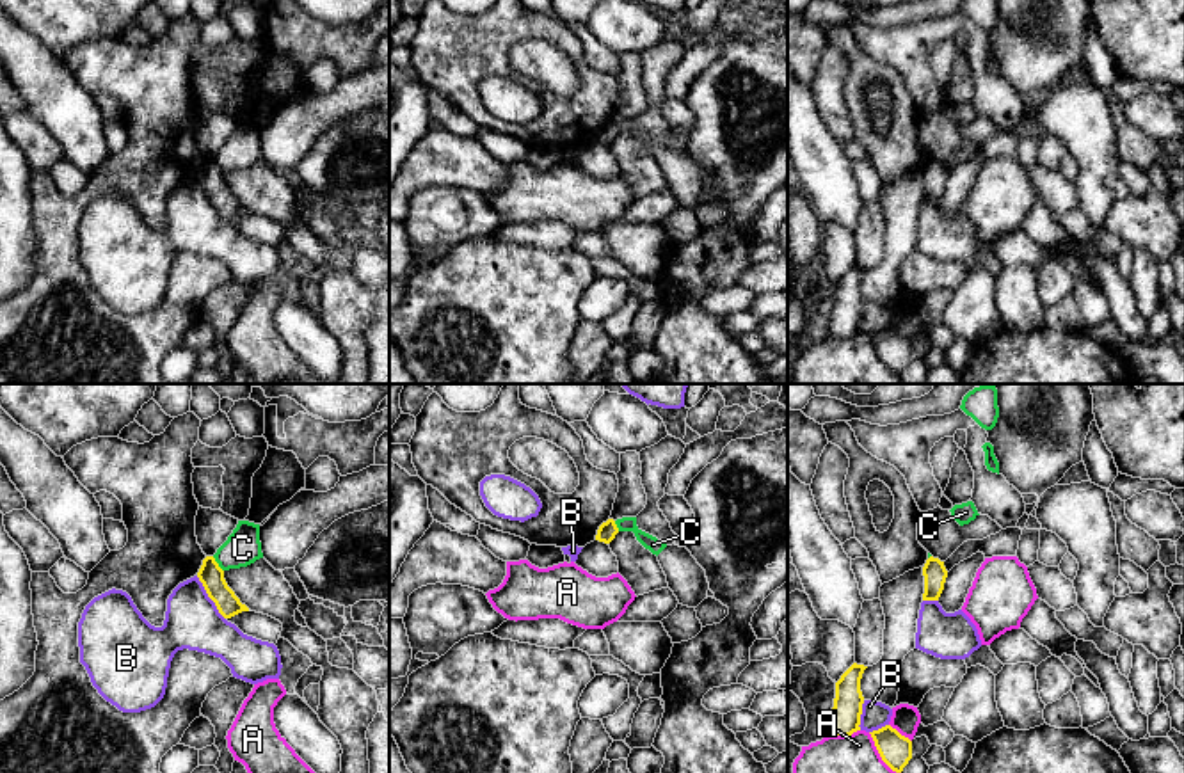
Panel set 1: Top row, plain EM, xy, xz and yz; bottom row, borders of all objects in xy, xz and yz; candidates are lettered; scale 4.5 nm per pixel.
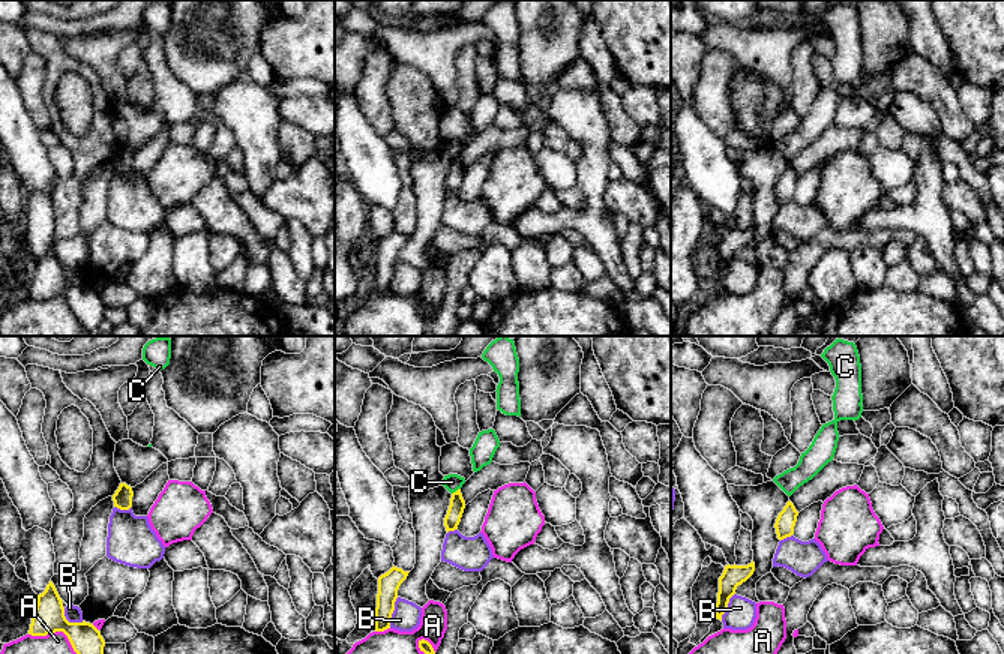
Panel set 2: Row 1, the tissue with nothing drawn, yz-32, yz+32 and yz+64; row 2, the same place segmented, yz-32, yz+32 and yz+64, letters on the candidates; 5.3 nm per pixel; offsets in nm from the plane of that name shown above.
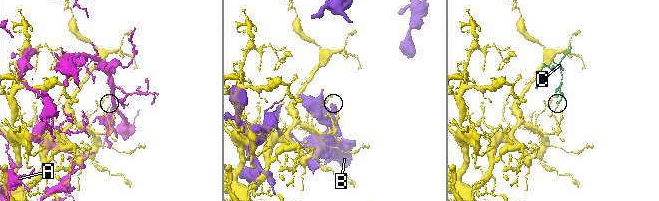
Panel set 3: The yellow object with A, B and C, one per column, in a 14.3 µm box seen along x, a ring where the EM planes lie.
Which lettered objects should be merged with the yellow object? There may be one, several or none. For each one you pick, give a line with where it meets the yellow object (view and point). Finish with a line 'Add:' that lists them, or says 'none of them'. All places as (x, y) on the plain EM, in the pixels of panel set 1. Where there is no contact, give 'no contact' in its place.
Add: none of them

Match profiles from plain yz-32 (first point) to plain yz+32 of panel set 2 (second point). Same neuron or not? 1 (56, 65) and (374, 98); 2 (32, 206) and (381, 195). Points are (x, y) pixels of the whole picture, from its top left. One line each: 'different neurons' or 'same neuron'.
1: different neurons
2: different neurons

